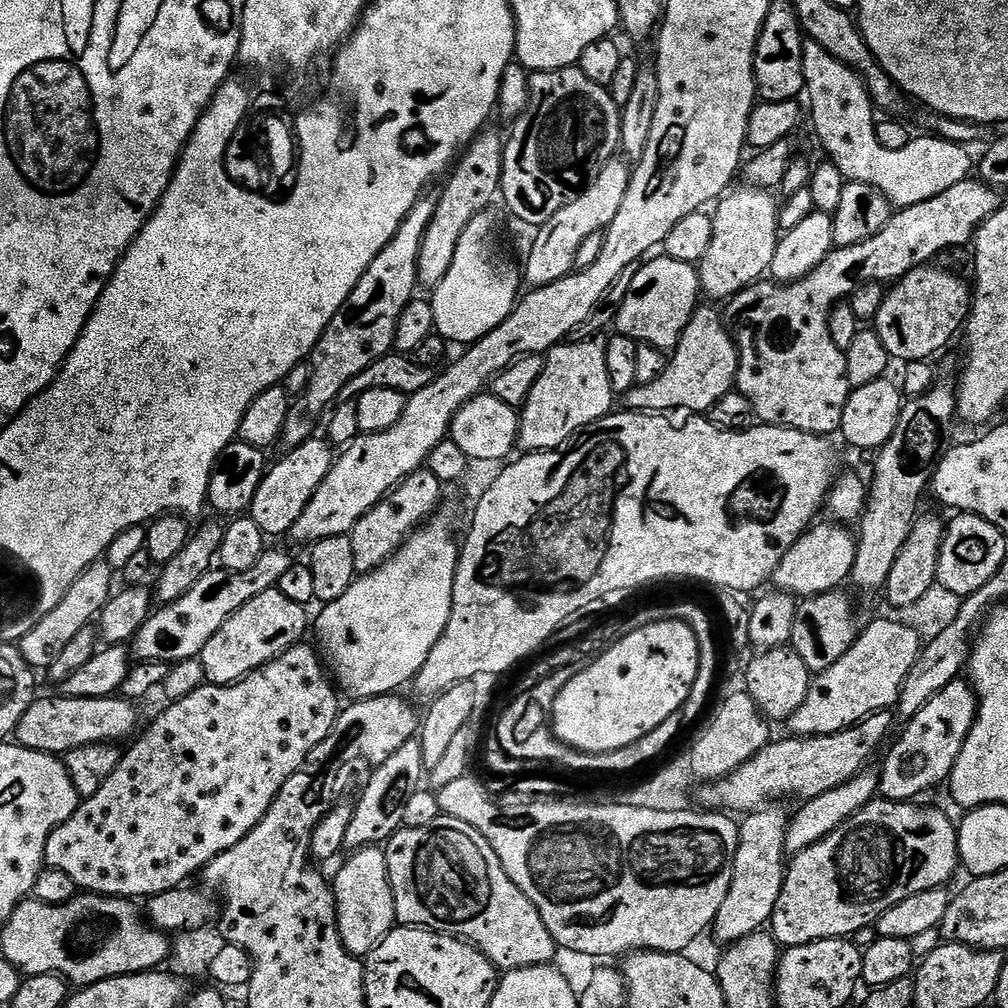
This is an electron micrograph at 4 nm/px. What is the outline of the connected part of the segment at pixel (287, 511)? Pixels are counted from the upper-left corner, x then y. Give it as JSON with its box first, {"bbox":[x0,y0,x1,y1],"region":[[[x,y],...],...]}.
{"bbox":[250,438,334,537],"region":[[[313,438],[307,440],[302,446],[283,453],[277,464],[273,463],[264,474],[264,481],[258,486],[254,494],[254,502],[250,515],[258,526],[262,526],[265,537],[287,537],[288,531],[302,518],[302,512],[332,469],[334,461],[334,448],[327,439]]]}

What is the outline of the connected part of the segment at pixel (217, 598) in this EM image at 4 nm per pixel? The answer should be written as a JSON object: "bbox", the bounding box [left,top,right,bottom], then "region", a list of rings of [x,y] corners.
{"bbox":[134,547,294,666],"region":[[[269,547],[262,558],[250,570],[245,572],[225,572],[213,570],[207,572],[194,585],[194,590],[186,594],[178,602],[157,607],[149,616],[148,621],[138,630],[134,641],[134,656],[137,661],[156,661],[169,666],[179,660],[195,660],[200,651],[226,626],[226,618],[230,618],[246,602],[258,598],[258,594],[266,594],[266,590],[277,587],[294,563],[280,548]]]}

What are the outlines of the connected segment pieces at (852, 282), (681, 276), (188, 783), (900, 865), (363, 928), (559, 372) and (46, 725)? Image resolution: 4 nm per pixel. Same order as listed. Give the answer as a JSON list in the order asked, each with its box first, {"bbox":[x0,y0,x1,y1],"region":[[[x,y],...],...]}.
[{"bbox":[726,178,1000,437],"region":[[[979,178],[963,180],[958,182],[958,186],[950,186],[950,190],[942,190],[942,194],[934,194],[934,198],[926,198],[926,202],[918,202],[918,206],[906,206],[893,211],[890,222],[886,222],[886,226],[882,226],[874,238],[866,238],[866,242],[858,242],[858,246],[833,247],[832,253],[815,270],[806,274],[806,278],[795,280],[792,284],[765,278],[744,288],[727,301],[726,316],[740,352],[735,391],[749,400],[755,419],[764,424],[777,424],[780,428],[802,430],[815,436],[831,437],[839,433],[850,385],[846,374],[845,351],[834,344],[830,334],[832,308],[847,301],[864,284],[876,280],[887,285],[901,280],[915,268],[923,268],[935,261],[932,259],[939,252],[947,248],[960,248],[963,244],[971,245],[979,228],[1000,209],[1000,196],[997,189]]]},{"bbox":[614,254,701,350],"region":[[[663,254],[657,256],[657,260],[649,259],[633,271],[630,290],[616,314],[614,324],[621,336],[629,336],[631,340],[655,348],[672,350],[701,307],[700,273],[697,265],[678,262]]]},{"bbox":[45,642,342,898],"region":[[[308,642],[295,644],[290,650],[286,650],[270,663],[263,664],[257,672],[250,673],[237,684],[225,686],[205,682],[198,690],[194,690],[194,694],[186,694],[186,698],[171,701],[167,705],[169,708],[145,732],[143,729],[131,741],[131,744],[133,743],[132,749],[129,752],[127,749],[121,755],[118,770],[114,770],[114,774],[110,774],[110,778],[106,778],[106,782],[102,782],[102,790],[98,790],[98,794],[81,799],[80,805],[76,807],[72,817],[52,831],[46,842],[45,865],[54,870],[62,870],[62,874],[70,874],[70,878],[74,878],[77,889],[84,892],[95,892],[97,896],[122,896],[125,898],[144,896],[143,898],[151,898],[166,890],[174,890],[187,885],[191,881],[188,879],[195,872],[196,875],[203,873],[204,867],[214,858],[218,858],[218,854],[222,854],[226,850],[230,850],[230,846],[242,842],[242,838],[246,838],[246,834],[250,830],[254,830],[254,826],[258,826],[258,822],[262,822],[262,818],[266,814],[266,810],[270,810],[278,790],[282,790],[284,783],[302,767],[310,750],[314,750],[314,746],[318,746],[318,742],[322,742],[322,738],[326,738],[326,734],[330,734],[336,717],[342,711],[342,703],[340,704],[339,698],[336,697],[337,689],[322,663],[317,649],[313,645],[312,648]]]},{"bbox":[770,800,961,949],"region":[[[871,800],[829,836],[791,857],[770,921],[771,935],[776,937],[777,944],[790,949],[815,940],[852,938],[858,932],[871,929],[890,906],[906,902],[910,894],[922,894],[949,883],[947,880],[961,867],[957,831],[954,820],[952,824],[946,813],[936,808],[923,808],[920,802]]]},{"bbox":[332,846,397,958],"region":[[[380,846],[361,848],[351,853],[336,872],[332,893],[336,896],[338,930],[346,950],[357,958],[366,958],[397,927],[396,903],[390,886],[385,849]]]},{"bbox":[519,335,614,453],"region":[[[603,335],[557,344],[546,353],[544,372],[519,409],[519,447],[525,453],[550,452],[571,440],[577,432],[613,411],[614,393],[608,369],[608,340]]]},{"bbox":[14,694,137,754],"region":[[[57,694],[53,700],[37,698],[32,701],[26,714],[22,714],[14,736],[26,748],[53,754],[63,754],[87,744],[124,742],[124,739],[127,741],[137,735],[136,708],[133,701],[116,696],[74,698]]]}]

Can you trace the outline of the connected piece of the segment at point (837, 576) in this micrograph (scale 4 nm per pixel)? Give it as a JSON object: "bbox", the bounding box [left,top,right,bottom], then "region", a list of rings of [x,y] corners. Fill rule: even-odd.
{"bbox":[774,522,857,598],"region":[[[840,522],[817,523],[808,531],[801,534],[798,542],[790,546],[786,558],[778,566],[774,584],[781,592],[788,592],[797,598],[821,596],[827,592],[837,591],[843,580],[847,581],[852,575],[854,558],[856,557],[857,537],[851,527]]]}

